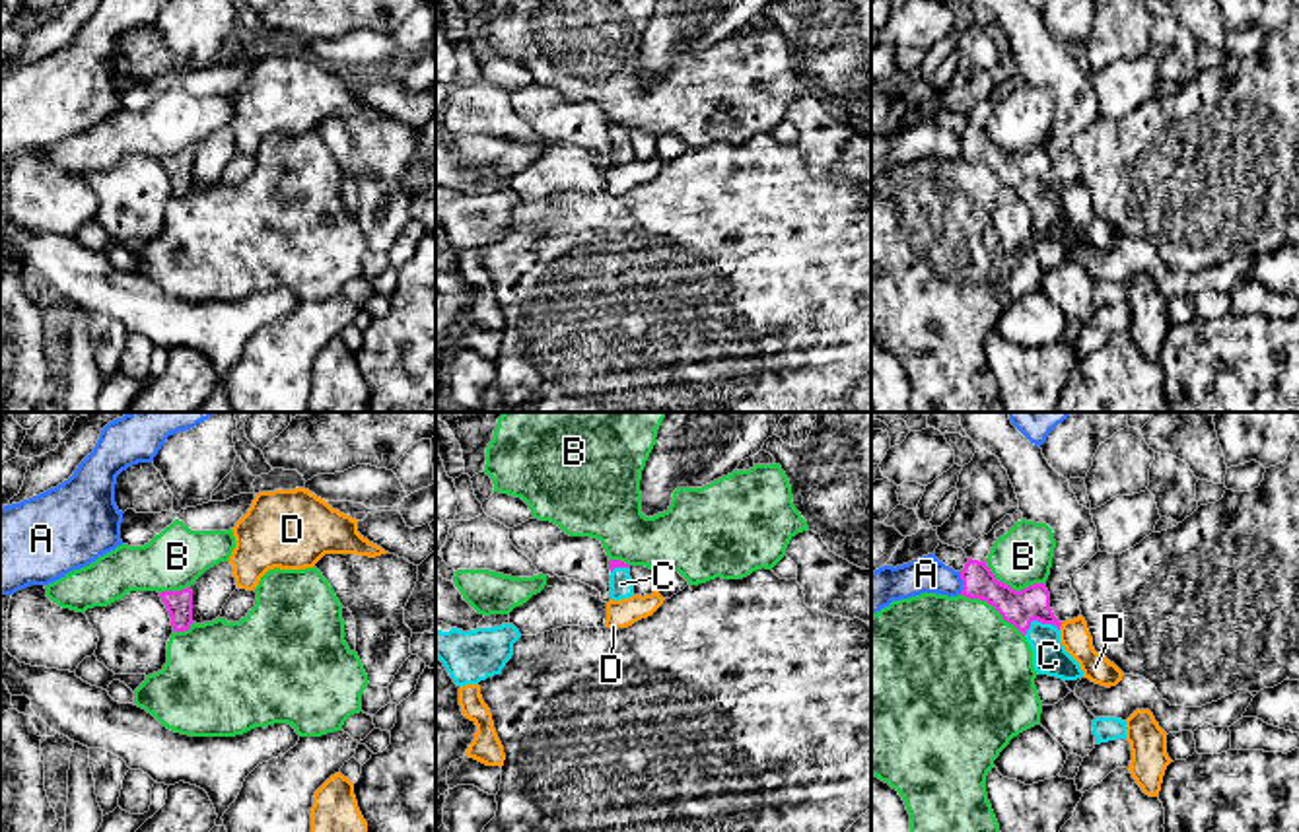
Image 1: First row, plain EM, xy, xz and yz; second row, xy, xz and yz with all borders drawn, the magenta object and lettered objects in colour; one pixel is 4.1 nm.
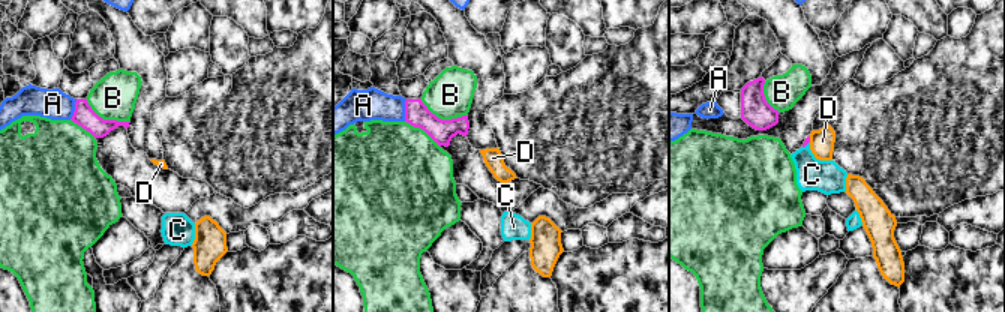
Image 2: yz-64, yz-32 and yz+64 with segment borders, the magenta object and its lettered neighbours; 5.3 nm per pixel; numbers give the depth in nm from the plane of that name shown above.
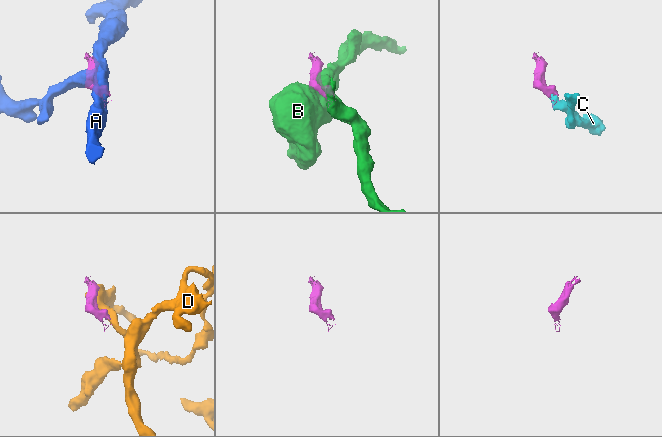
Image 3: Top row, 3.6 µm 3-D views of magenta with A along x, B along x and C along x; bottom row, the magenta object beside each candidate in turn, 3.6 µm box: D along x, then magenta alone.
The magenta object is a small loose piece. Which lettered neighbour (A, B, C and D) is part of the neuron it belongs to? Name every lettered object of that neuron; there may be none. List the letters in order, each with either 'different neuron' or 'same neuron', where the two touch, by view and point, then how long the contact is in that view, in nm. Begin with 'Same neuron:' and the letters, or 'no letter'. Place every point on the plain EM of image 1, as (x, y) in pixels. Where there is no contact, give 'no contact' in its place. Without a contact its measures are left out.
Same neuron: C
A: different neuron; contact yz (963, 148); length 100 nm
B: different neuron; contact yz (1014, 154); length 280 nm
C: same neuron; contact yz (1039, 185); length 150 nm
D: different neuron; contact yz (1060, 189); length 40 nm

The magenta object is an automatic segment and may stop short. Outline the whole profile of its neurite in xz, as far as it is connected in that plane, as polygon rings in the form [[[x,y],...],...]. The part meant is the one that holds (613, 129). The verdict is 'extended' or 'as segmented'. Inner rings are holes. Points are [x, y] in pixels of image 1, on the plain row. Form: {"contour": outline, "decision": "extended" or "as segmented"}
{"contour": [[[609,124],[611,134],[611,163],[620,165],[634,159],[634,148],[630,142],[630,130],[620,124]]], "decision": "extended"}

